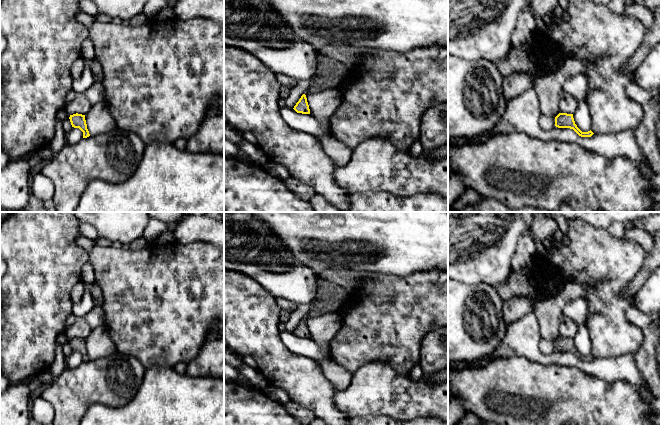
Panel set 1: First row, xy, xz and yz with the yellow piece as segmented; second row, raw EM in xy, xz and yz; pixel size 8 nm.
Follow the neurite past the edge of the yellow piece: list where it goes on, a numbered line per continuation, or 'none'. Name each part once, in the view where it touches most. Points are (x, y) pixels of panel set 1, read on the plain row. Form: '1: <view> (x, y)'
none

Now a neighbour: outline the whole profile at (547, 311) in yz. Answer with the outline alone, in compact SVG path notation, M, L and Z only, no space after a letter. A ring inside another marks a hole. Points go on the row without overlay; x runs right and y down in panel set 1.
M568 283L565 291L555 298L542 299L534 304L534 313L538 319L541 338L556 341L560 337L559 316L564 313L567 303L583 295L586 286L592 289L592 285Z

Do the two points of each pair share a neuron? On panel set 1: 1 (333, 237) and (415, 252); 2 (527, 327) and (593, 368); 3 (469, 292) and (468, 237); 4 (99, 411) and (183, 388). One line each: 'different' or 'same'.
1: same
2: same
3: different
4: same

